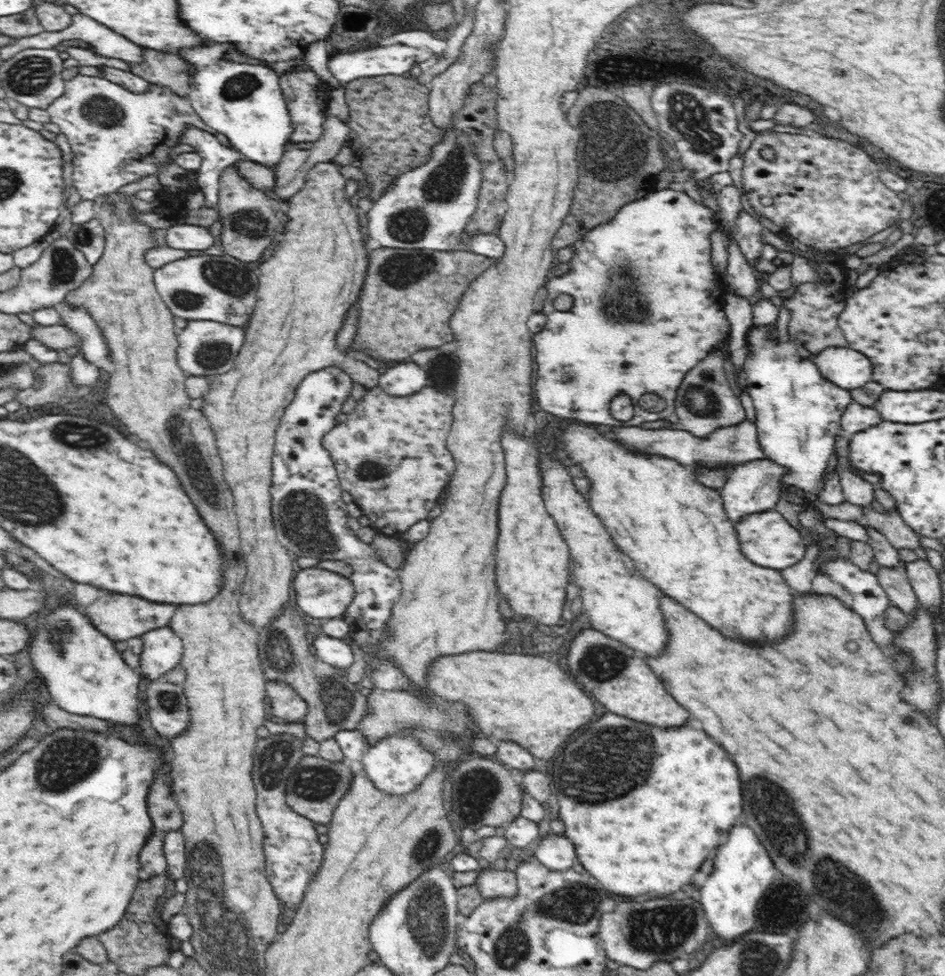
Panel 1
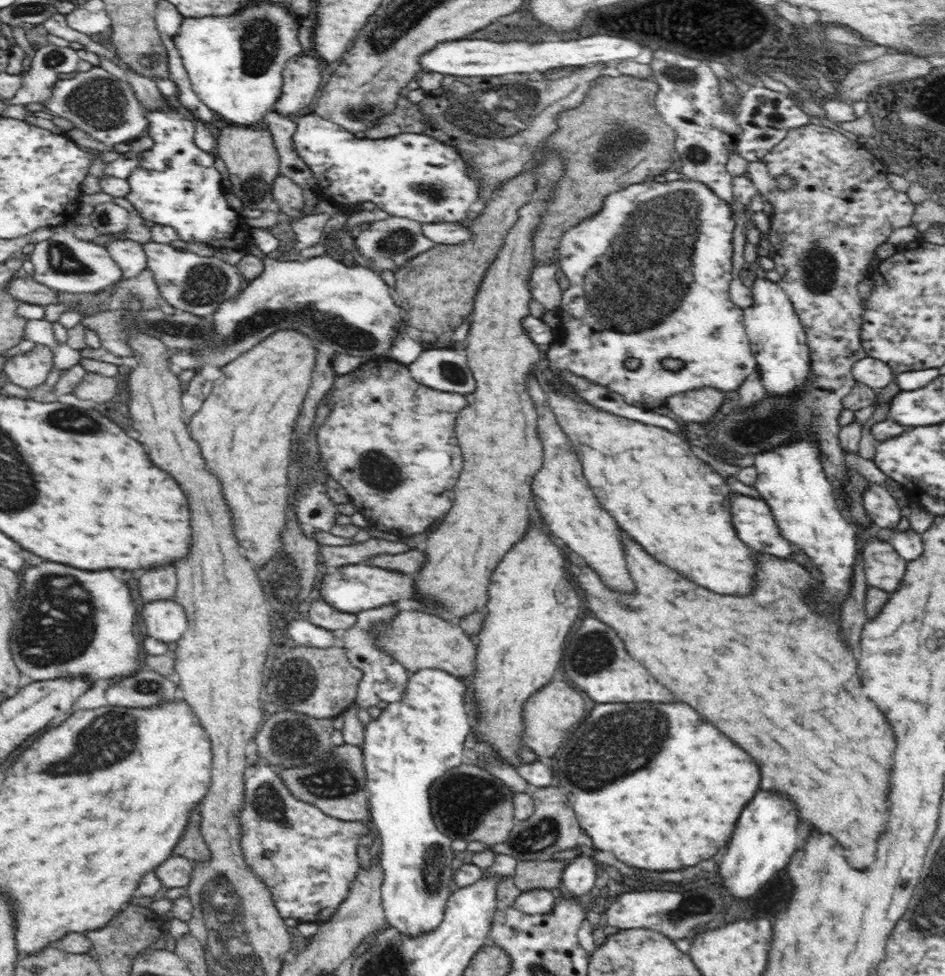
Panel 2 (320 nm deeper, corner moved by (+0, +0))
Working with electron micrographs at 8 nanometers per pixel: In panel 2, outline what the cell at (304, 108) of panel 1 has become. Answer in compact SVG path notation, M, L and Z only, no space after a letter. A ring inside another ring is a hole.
M315 55L293 56L283 70L282 90L274 109L287 117L310 110L325 78L326 67Z

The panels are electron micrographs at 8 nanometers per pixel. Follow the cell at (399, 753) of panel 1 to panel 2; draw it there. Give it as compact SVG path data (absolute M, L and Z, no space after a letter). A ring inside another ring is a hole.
M426 669L410 673L404 696L396 702L388 703L381 710L380 716L371 720L364 728L362 756L369 794L370 819L377 828L377 860L384 872L381 904L387 926L392 926L405 936L434 932L442 922L446 902L453 894L451 887L454 885L455 875L451 865L456 852L451 847L453 840L442 834L433 821L430 787L436 779L446 774L446 770L466 762L464 742L473 724L464 706L464 696L469 688L464 679L442 670Z

